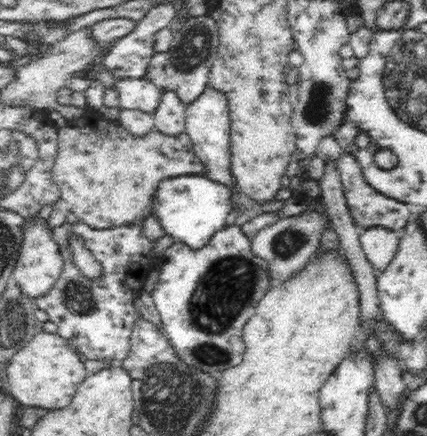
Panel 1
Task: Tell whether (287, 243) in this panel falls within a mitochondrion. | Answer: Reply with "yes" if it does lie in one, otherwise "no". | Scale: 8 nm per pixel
yes

